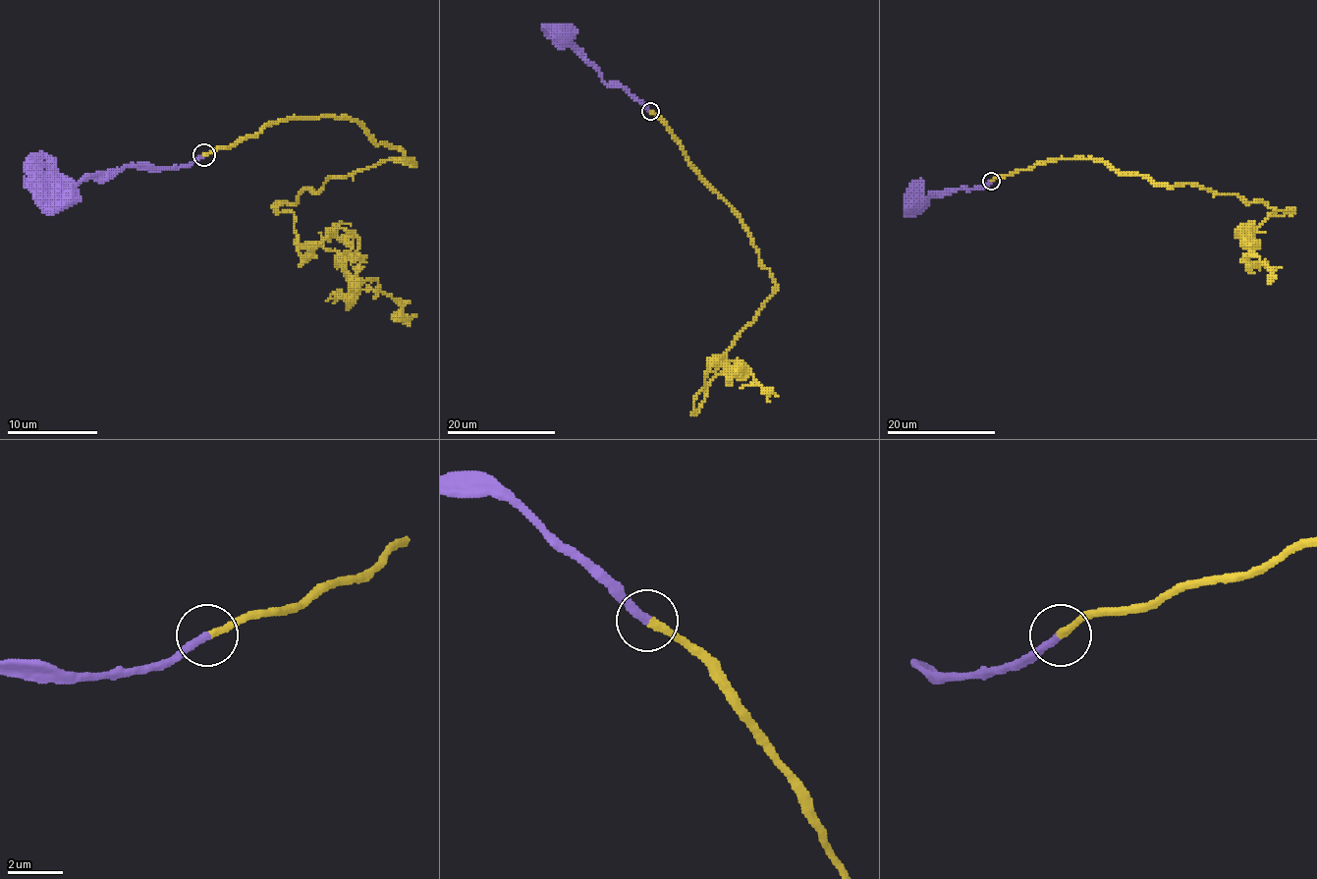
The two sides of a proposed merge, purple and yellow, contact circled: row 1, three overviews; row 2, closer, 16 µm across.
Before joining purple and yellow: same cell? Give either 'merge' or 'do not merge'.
merge

